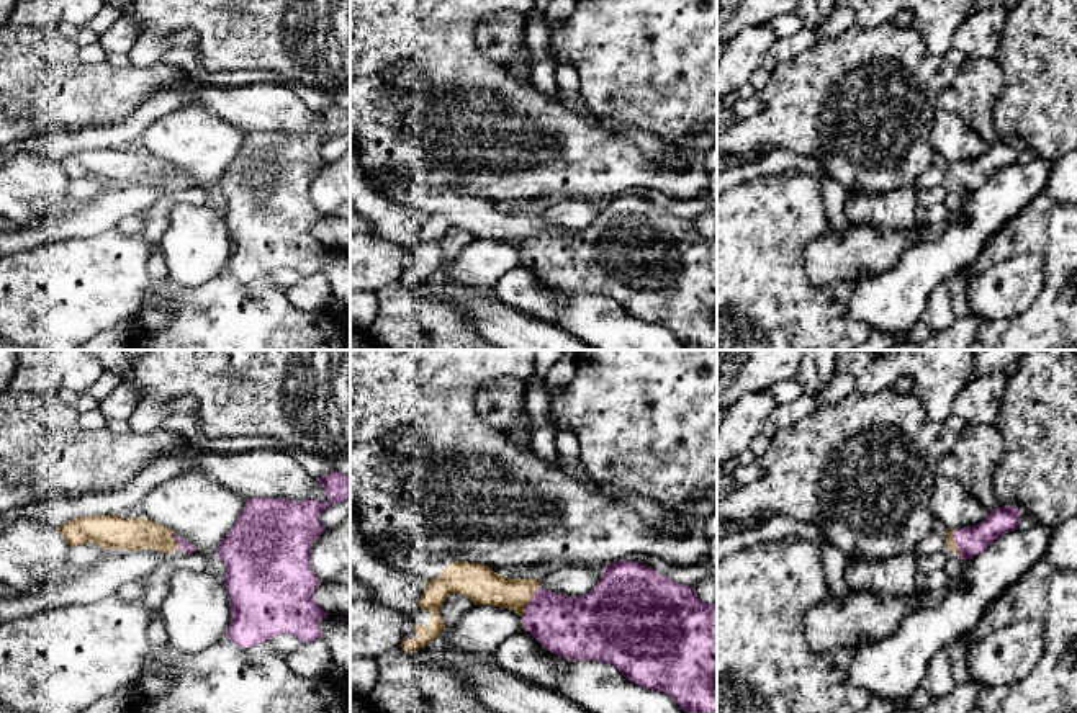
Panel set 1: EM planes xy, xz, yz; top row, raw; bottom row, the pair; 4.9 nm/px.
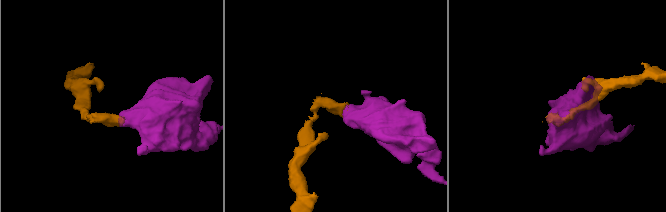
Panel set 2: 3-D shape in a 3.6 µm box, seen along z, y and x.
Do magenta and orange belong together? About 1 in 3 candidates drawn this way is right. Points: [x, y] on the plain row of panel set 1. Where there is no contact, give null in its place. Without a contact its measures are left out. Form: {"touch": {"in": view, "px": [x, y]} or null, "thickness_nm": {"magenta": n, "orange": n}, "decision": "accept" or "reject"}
{"touch": {"in": "xz", "px": [529, 236]}, "thickness_nm": {"magenta": 300, "orange": 180}, "decision": "accept"}

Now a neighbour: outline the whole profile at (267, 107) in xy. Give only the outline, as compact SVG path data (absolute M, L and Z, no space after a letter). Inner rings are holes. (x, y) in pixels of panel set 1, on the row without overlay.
M188 74L162 85L160 90L183 90L182 106L201 106L206 111L229 121L244 132L286 132L291 136L319 134L327 136L324 121L318 111L309 110L304 101L283 82L264 82L250 85L218 85L210 80L193 78Z

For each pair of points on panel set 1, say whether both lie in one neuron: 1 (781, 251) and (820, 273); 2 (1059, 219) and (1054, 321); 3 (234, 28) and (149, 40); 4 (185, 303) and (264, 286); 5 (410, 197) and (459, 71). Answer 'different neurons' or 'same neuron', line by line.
1: different neurons
2: same neuron
3: same neuron
4: same neuron
5: different neurons

